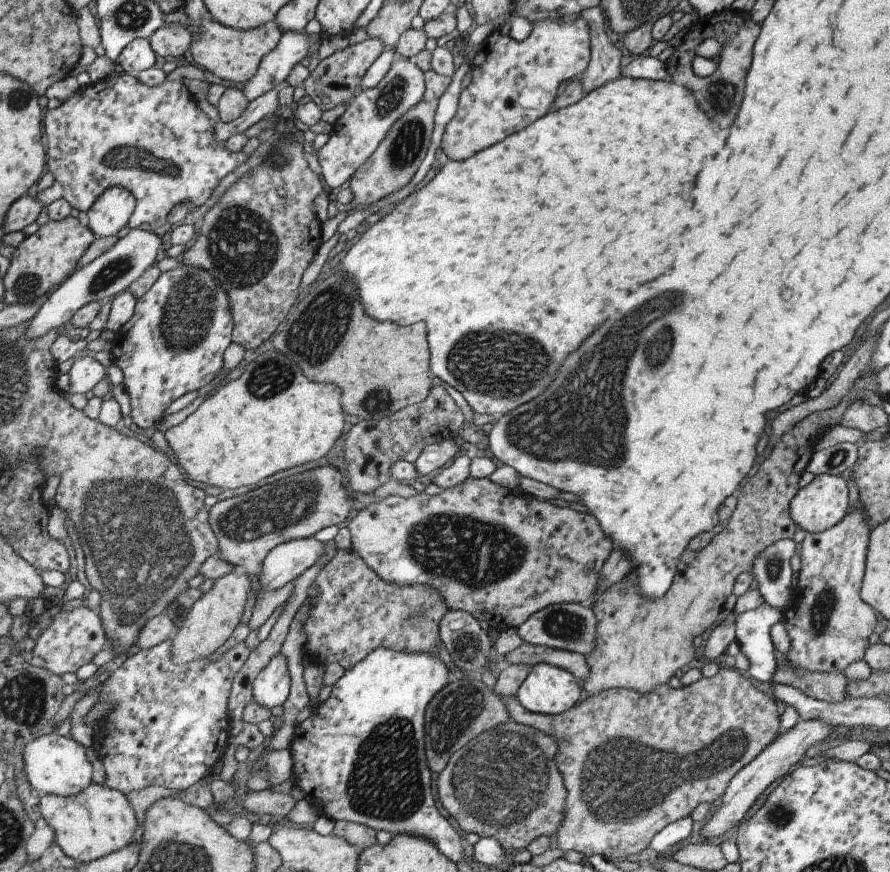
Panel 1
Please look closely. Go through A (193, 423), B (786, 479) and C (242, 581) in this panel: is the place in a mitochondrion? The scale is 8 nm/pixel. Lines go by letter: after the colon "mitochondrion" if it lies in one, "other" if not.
A: other
B: other
C: other

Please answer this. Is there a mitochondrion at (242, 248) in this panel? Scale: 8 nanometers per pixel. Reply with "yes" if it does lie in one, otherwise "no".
yes

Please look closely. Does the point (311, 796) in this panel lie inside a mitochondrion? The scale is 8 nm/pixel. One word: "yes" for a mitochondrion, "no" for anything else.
no

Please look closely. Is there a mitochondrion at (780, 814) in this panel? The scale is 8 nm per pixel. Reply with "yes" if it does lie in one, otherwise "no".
yes

